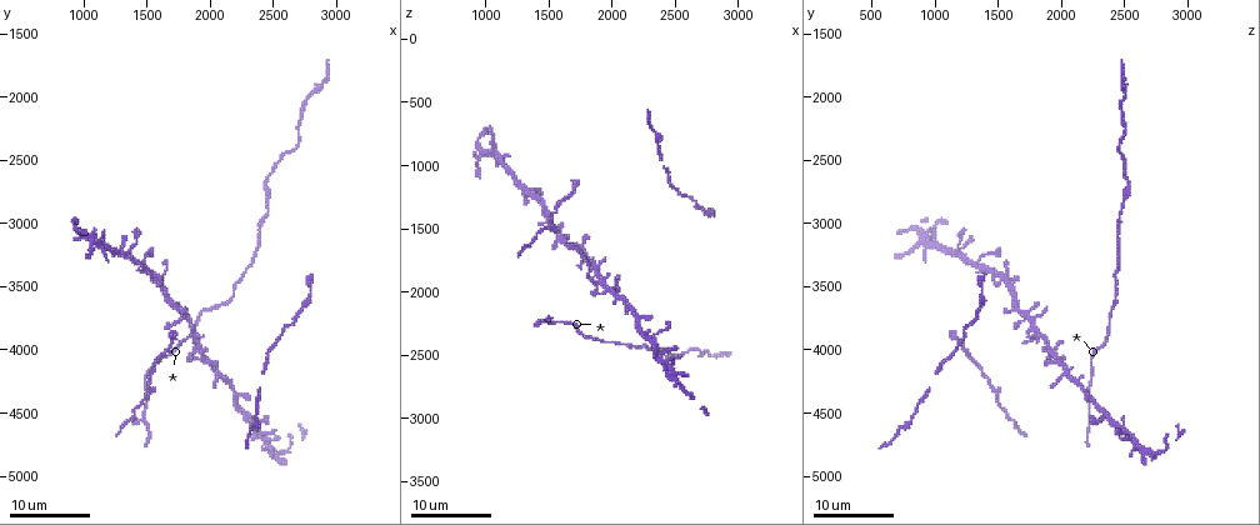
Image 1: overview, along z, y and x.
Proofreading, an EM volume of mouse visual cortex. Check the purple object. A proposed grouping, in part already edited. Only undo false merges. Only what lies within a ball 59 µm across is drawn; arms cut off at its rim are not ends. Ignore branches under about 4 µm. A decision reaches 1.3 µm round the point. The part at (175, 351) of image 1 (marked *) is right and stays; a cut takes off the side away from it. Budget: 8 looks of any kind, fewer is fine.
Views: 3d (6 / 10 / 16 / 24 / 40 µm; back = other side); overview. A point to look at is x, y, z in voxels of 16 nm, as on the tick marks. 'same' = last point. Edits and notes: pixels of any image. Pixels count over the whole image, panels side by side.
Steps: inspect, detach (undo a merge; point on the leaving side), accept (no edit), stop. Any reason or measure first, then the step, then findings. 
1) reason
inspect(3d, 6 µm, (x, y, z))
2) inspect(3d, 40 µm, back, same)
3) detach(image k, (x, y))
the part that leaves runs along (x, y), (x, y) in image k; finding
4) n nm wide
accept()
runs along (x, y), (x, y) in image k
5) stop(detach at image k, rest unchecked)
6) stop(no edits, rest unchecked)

four-way junction
inspect(3d, 24 µm, (1780, 3740, 1700))

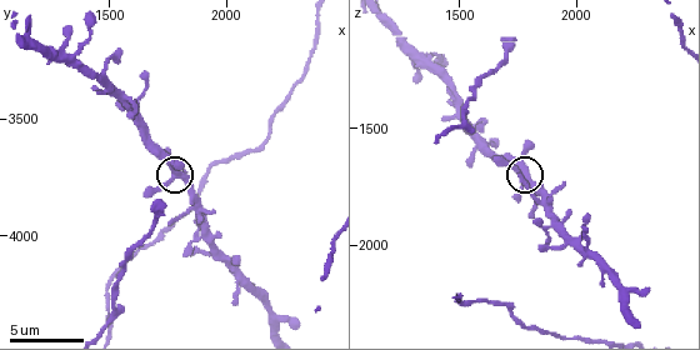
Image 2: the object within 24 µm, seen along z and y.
inspect(3d, 10 µm, same)

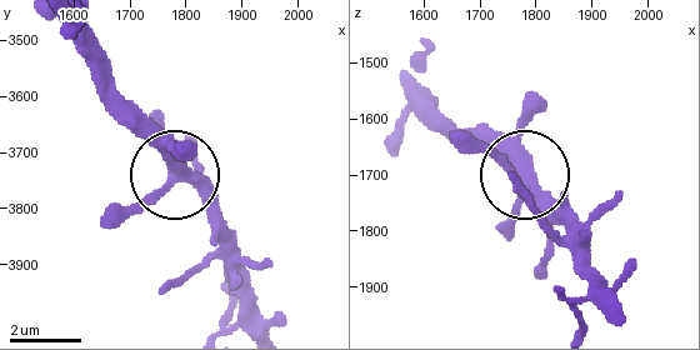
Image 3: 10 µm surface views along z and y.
4 arms
accept()
continuous, no second neuron

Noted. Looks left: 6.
four arms meet
inspect(3d, 24 µm, (2340, 4520, 2360))

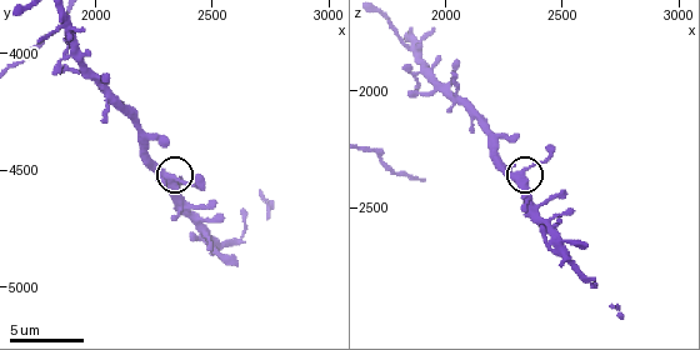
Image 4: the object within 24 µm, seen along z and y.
closer look
inspect(3d, 6 µm, (2340, 4540, 2350))

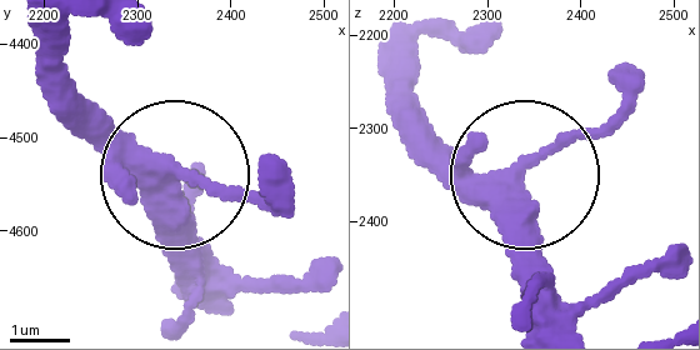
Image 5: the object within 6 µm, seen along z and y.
from behind
inspect(3d, 6 µm, back, (2330, 4535, 2360))

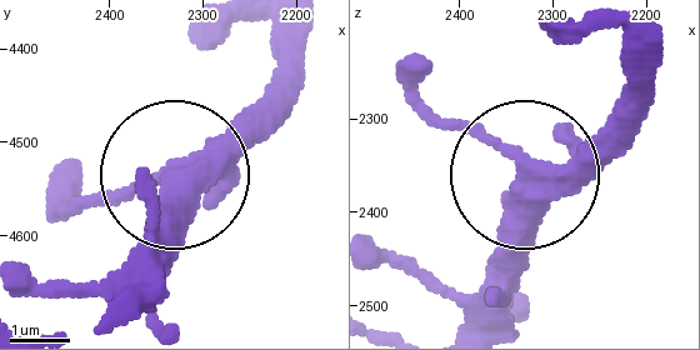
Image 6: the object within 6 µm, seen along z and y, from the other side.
accept()
all the same neuron

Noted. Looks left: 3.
four arms meet
inspect(3d, 6 µm, (1970, 4060, 1960))

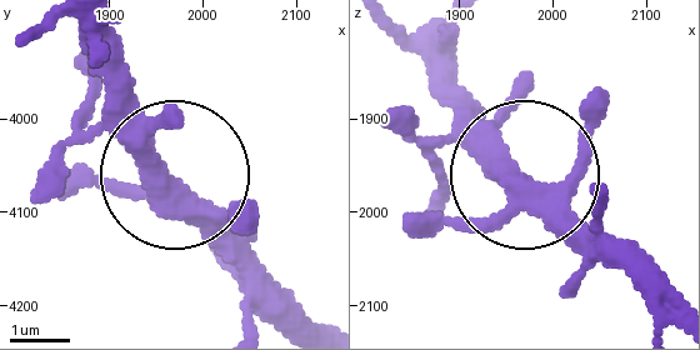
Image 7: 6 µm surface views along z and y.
accept()
all the same neuron

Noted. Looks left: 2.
inspect(3d, 16 µm, (1660, 4010, 1240))

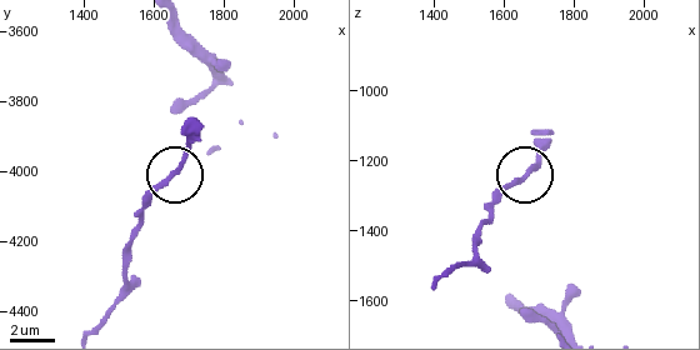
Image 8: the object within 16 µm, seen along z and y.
inspect(3d, 16 µm, back, (1650, 4000, 1250))

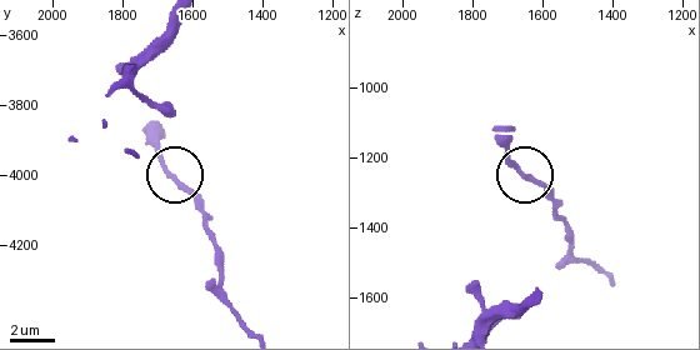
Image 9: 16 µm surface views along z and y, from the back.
accept()
continuous, no second neuron

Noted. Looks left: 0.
stop(no edits, rest unchecked)

